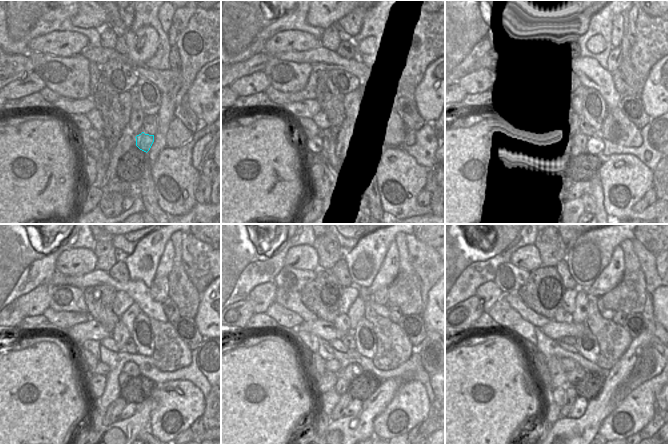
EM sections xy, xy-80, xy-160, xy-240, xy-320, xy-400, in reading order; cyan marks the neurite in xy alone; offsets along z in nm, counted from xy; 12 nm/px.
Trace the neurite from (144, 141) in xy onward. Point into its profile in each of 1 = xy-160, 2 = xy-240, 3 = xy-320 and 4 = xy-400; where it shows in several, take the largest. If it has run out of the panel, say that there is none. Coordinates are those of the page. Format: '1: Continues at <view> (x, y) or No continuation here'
1: Continues at xy-160 (575, 149)
2: Continues at xy-240 (123, 378)
3: Continues at xy-320 (341, 387)
4: Continues at xy-400 (556, 397)

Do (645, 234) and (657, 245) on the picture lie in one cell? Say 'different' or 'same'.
same

